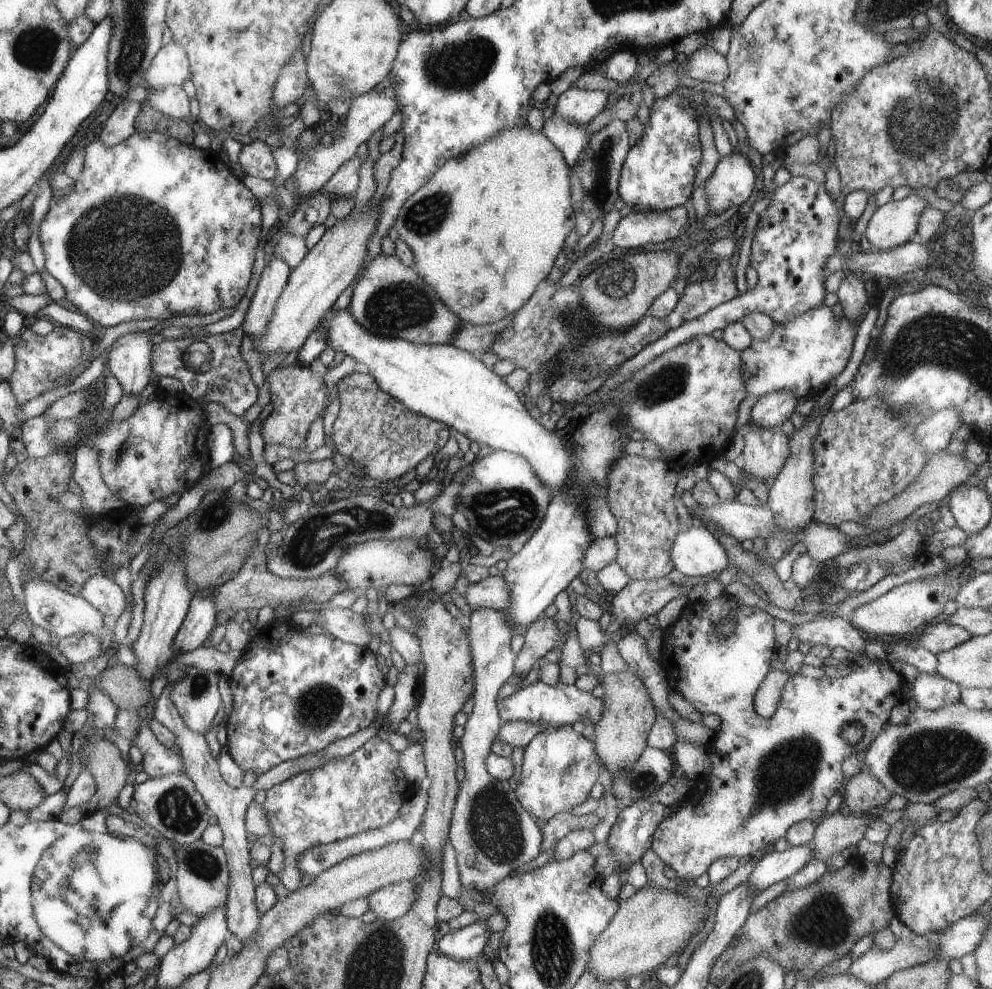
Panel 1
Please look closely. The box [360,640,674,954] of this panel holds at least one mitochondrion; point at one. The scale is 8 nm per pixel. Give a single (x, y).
(495, 829)

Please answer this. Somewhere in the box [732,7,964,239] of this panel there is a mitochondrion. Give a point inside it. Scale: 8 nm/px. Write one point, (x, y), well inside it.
(920, 117)

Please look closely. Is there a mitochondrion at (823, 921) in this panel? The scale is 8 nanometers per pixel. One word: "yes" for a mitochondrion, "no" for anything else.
yes

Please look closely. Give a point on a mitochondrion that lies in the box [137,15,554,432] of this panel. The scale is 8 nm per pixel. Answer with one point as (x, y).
(458, 66)

